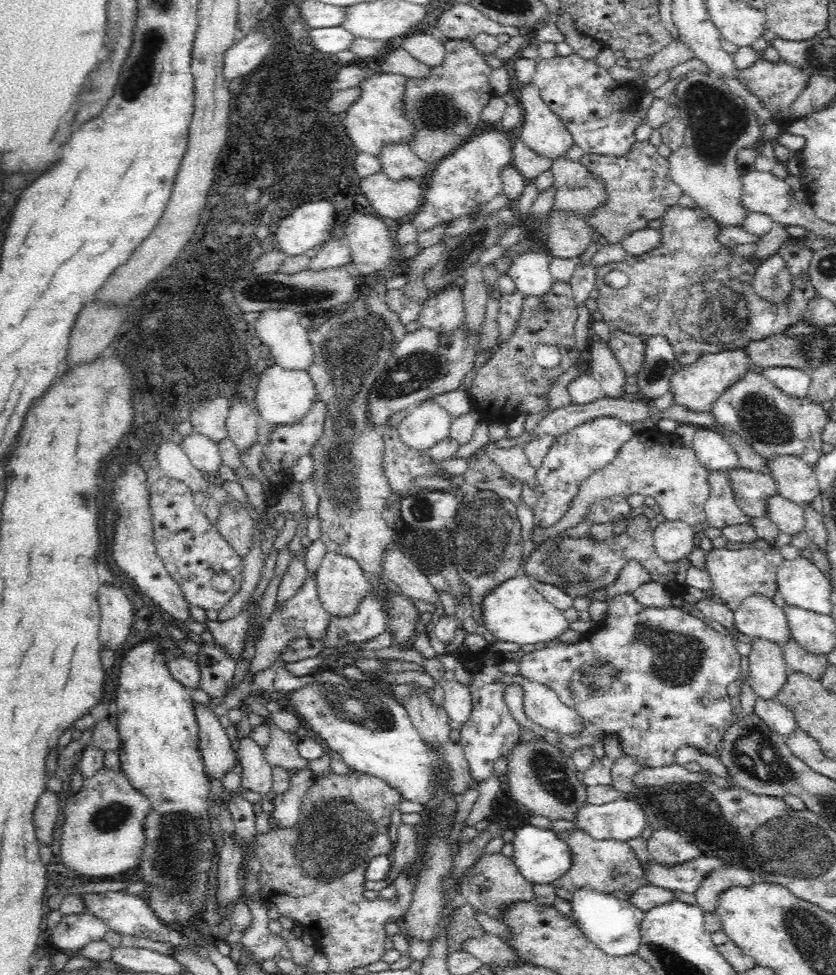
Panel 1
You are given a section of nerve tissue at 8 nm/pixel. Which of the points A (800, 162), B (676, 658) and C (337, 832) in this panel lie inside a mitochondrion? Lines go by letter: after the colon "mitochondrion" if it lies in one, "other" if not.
A: other
B: mitochondrion
C: mitochondrion

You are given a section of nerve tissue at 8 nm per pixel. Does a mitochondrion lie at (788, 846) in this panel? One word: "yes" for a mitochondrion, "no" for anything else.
yes

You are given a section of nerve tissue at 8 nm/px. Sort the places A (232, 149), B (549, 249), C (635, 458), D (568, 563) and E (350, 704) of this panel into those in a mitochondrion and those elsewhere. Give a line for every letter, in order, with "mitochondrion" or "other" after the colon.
A: other
B: other
C: other
D: mitochondrion
E: mitochondrion

